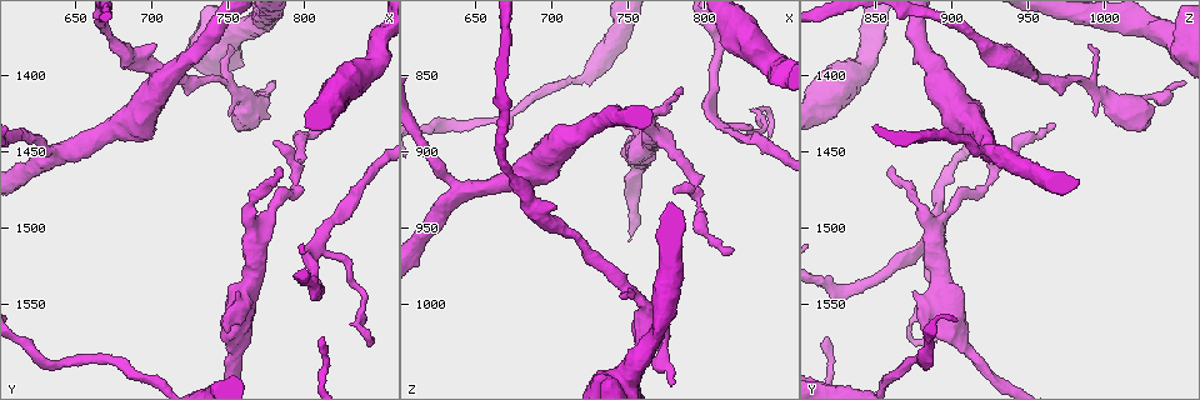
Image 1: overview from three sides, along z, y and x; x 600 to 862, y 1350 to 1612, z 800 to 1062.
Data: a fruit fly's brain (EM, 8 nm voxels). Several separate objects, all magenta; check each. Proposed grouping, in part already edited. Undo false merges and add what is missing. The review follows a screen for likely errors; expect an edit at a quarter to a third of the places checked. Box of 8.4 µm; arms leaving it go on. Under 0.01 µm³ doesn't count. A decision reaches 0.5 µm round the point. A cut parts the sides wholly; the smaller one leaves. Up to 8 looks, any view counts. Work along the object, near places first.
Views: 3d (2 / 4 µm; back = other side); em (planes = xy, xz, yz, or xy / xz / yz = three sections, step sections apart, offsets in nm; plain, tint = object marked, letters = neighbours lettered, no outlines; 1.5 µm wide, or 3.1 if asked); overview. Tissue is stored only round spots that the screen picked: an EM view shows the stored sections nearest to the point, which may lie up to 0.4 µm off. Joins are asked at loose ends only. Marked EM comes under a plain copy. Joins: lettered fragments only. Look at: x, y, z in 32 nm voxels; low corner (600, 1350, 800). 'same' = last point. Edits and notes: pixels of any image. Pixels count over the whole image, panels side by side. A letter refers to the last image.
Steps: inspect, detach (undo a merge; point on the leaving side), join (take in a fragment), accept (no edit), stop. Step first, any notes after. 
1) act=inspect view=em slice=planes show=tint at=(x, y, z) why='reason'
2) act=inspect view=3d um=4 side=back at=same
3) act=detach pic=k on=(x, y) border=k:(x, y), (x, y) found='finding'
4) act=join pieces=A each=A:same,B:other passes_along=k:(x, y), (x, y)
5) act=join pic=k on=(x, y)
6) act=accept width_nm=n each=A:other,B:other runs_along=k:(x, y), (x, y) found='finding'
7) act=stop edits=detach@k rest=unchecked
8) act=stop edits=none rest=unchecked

act=inspect view=3d um=4 at=(778, 1444, 928) why='an open end'

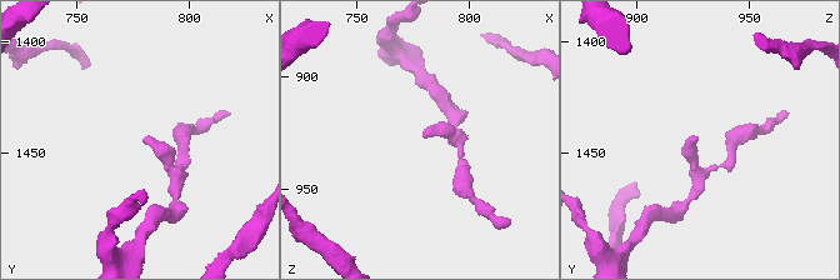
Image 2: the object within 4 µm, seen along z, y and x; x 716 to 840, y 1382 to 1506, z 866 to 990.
act=inspect view=em slice=xz step=4 show=tint at=(780, 1444, 927) why='shape alone is not enough'

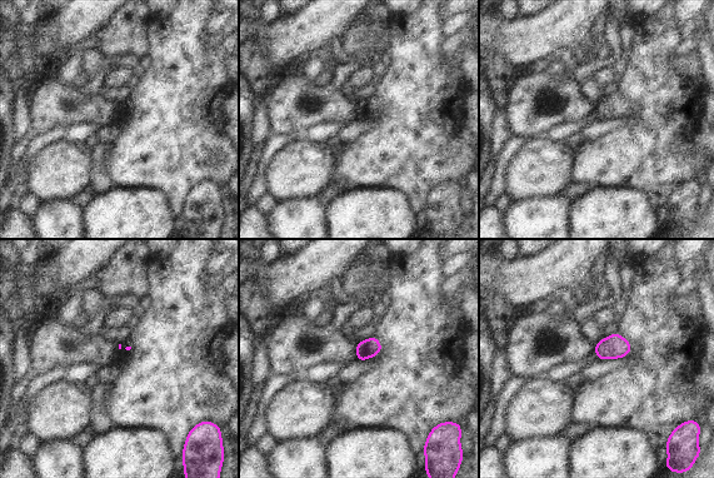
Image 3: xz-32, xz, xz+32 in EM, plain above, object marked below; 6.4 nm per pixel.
act=inspect view=em slice=planes show=letters at=same

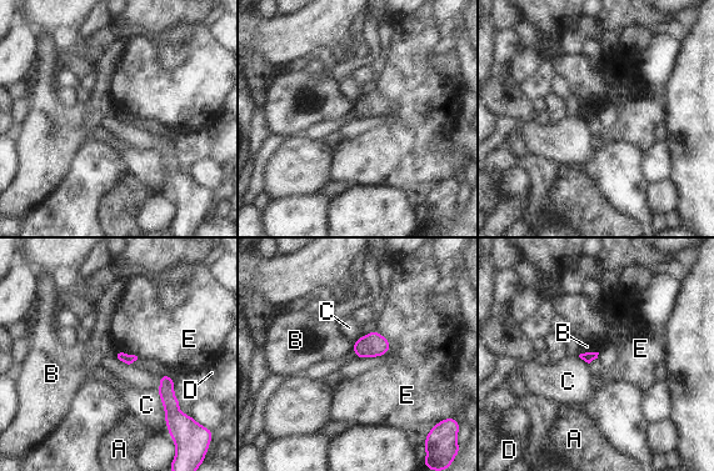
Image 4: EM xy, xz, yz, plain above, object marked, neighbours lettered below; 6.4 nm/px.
act=accept each=A:other,B:other,C:other,D:other,E:other border=4:(598, 351), (580, 354) found='none of them fits'

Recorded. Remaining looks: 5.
act=inspect view=3d um=2 at=(768, 1478, 874) why='sudden change in width'

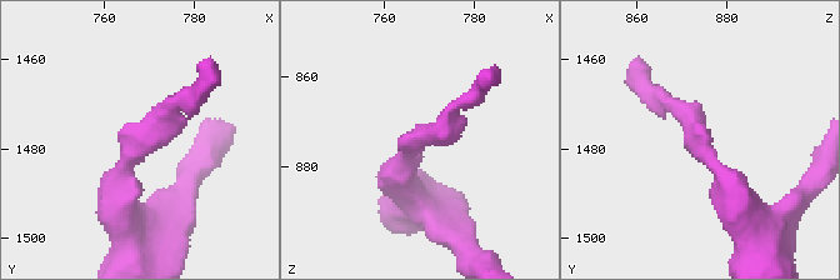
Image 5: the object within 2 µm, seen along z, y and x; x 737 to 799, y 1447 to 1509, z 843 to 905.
act=inspect view=em slice=planes show=tint at=(767, 1480, 874)

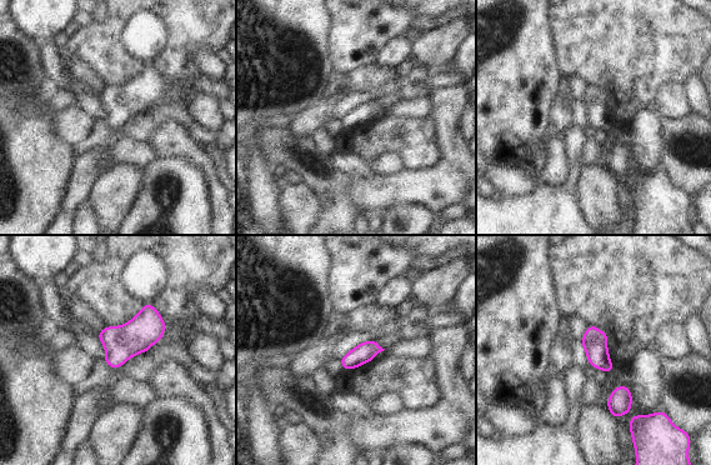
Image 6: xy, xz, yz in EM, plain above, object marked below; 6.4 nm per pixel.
act=inspect view=em slice=planes show=letters at=same why='see the neighbours'

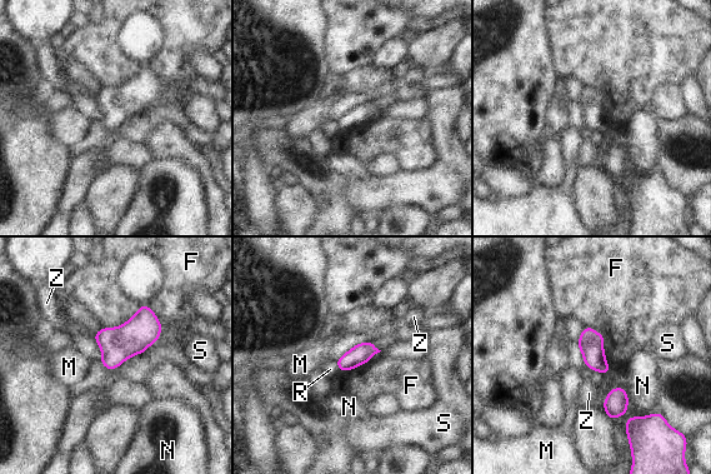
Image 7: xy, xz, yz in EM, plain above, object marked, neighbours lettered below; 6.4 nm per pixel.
act=accept each=F:other,M:other,N:other,R:other,S:other,Z:other border=7:(145, 304), (160, 335), (141, 353) found='all the same neuron'

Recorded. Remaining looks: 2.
act=inspect view=em slice=planes show=tint at=(760, 1412, 998) why='sudden change in width'

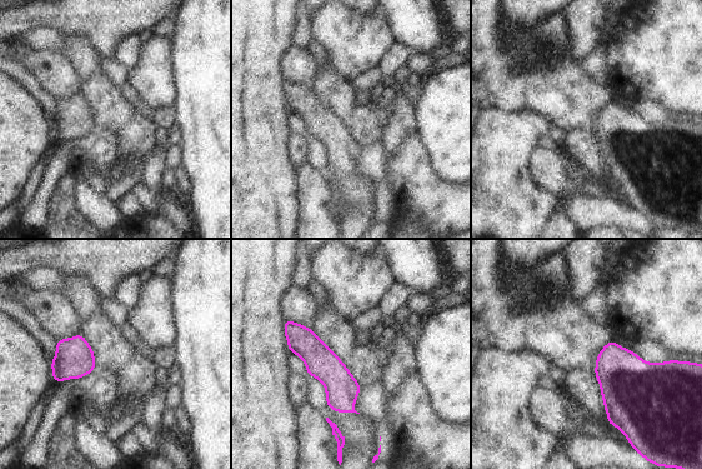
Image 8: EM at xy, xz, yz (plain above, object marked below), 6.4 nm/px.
act=inspect view=em slice=planes show=letters at=same

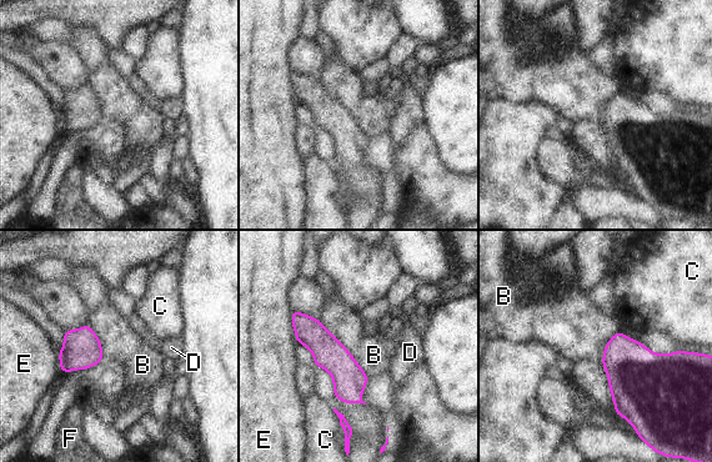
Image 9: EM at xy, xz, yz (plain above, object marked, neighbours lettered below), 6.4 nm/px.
act=accept each=B:other,C:other,D:other,E:other,F:other border=9:(317, 320), (369, 376) found='one neuron here'

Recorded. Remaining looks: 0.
act=stop edits=none rest=unchecked

